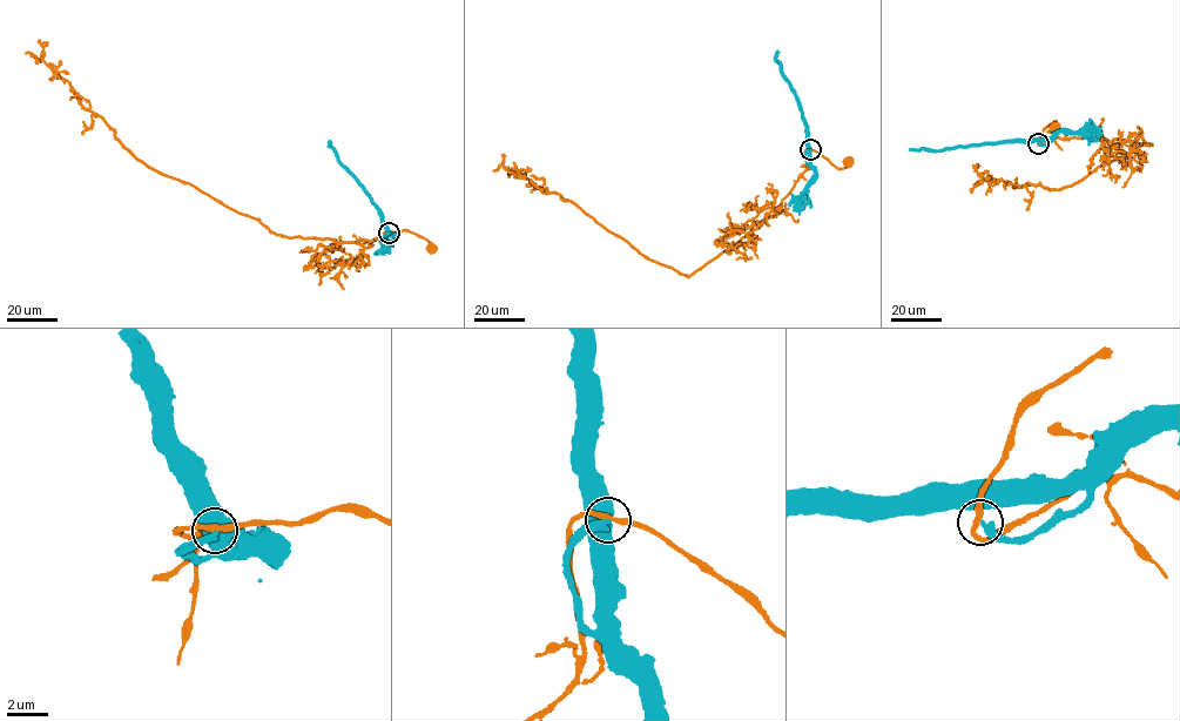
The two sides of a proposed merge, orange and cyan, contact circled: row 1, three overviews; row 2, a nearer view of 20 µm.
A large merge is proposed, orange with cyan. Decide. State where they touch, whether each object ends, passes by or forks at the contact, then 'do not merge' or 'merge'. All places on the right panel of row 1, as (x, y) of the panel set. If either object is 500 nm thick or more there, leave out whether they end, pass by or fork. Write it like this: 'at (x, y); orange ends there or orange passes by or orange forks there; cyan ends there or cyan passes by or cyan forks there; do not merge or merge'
at (1038, 143); orange passes by; cyan ends there; do not merge

